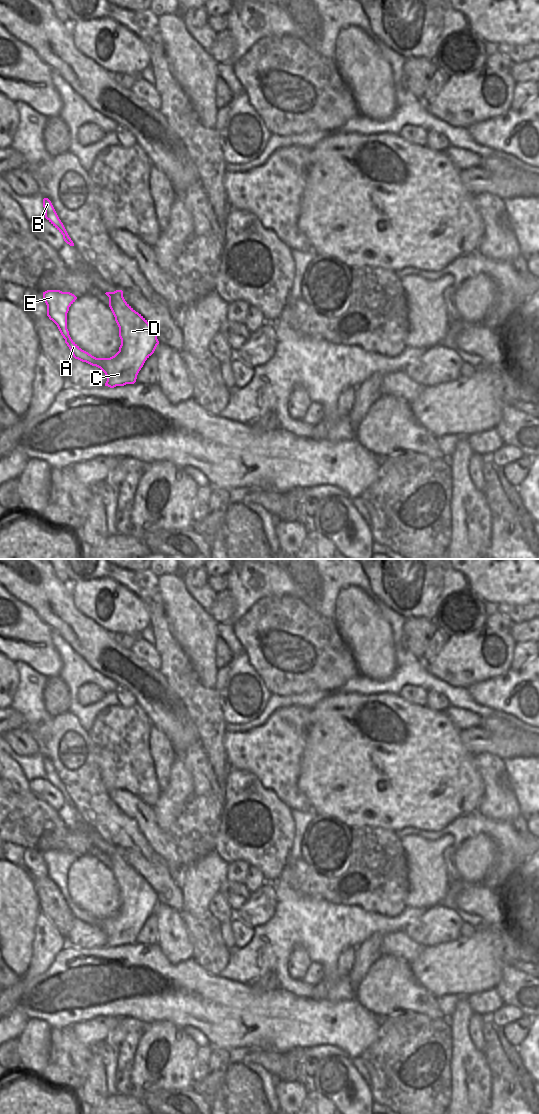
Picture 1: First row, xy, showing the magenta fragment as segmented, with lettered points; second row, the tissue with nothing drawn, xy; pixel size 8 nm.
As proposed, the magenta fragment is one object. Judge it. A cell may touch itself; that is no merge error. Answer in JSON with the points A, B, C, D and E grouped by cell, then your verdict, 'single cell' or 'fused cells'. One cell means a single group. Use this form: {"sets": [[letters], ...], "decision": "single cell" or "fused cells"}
{"sets": [["A", "B", "C", "D", "E"]], "decision": "single cell"}

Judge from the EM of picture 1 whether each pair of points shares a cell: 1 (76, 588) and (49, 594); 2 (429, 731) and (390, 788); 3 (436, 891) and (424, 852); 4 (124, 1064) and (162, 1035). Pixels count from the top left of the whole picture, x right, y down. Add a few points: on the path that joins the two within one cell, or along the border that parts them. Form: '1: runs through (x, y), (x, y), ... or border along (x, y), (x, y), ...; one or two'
1: border along (69, 587), (74, 605), (80, 611); two
2: runs through (421, 745), (392, 774); one
3: runs through (428, 881), (425, 862); one
4: border along (142, 1034), (135, 1051), (130, 1079); two

